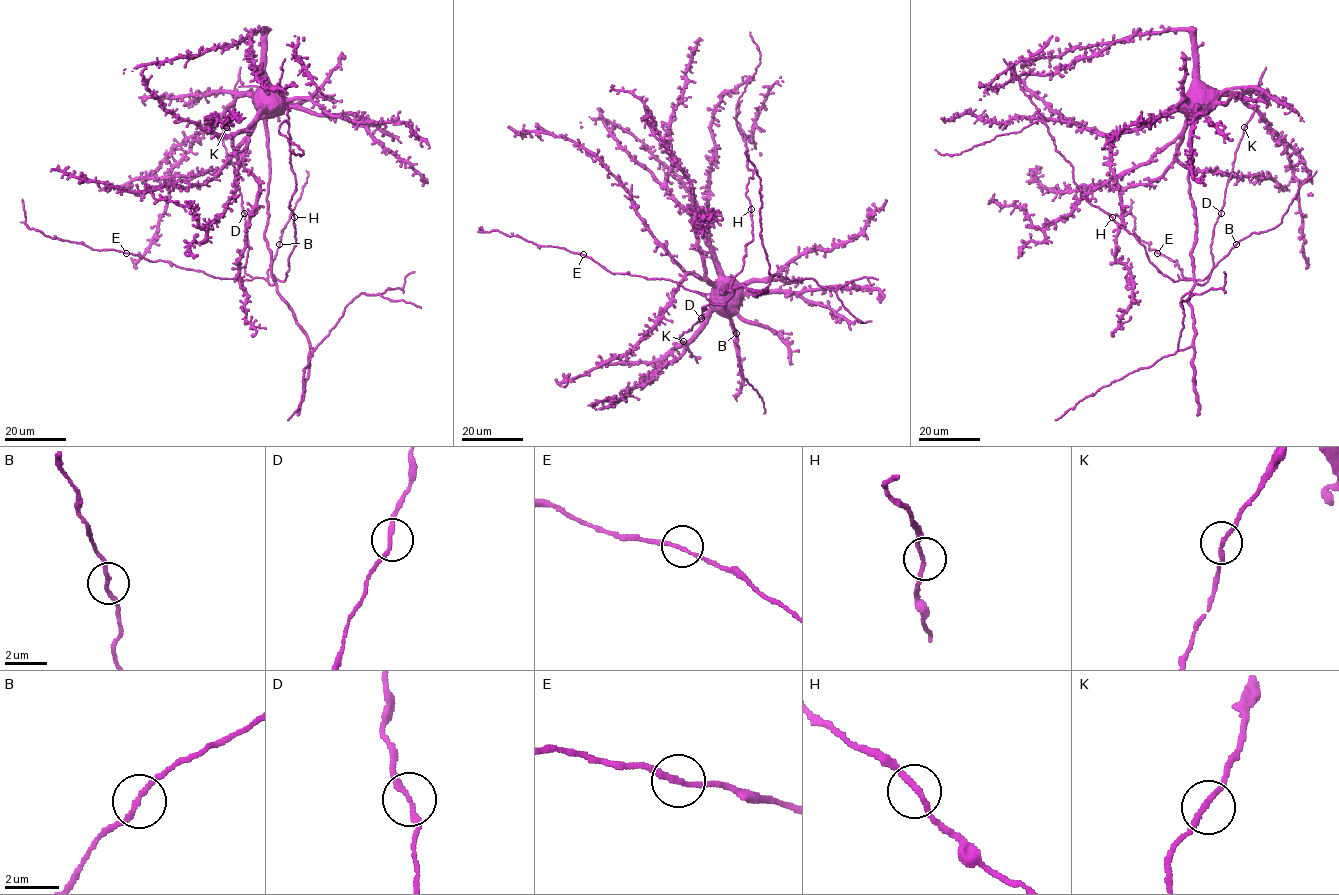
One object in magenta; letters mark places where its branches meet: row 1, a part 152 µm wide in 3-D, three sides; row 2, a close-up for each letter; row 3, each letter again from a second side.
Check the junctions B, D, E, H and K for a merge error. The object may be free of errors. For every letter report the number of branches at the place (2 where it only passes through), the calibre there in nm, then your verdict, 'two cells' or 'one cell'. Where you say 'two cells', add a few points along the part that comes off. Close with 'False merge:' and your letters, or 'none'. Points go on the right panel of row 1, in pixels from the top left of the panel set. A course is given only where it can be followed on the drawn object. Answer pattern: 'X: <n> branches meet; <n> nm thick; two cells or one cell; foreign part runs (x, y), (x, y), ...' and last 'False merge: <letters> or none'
B: 2 branches meet; 190 nm thick; one cell
D: 2 branches meet; 190 nm thick; one cell
E: 2 branches meet; 180 nm thick; one cell
H: 2 branches meet; 190 nm thick; one cell
K: 2 branches meet; 200 nm thick; one cell
False merge: none

